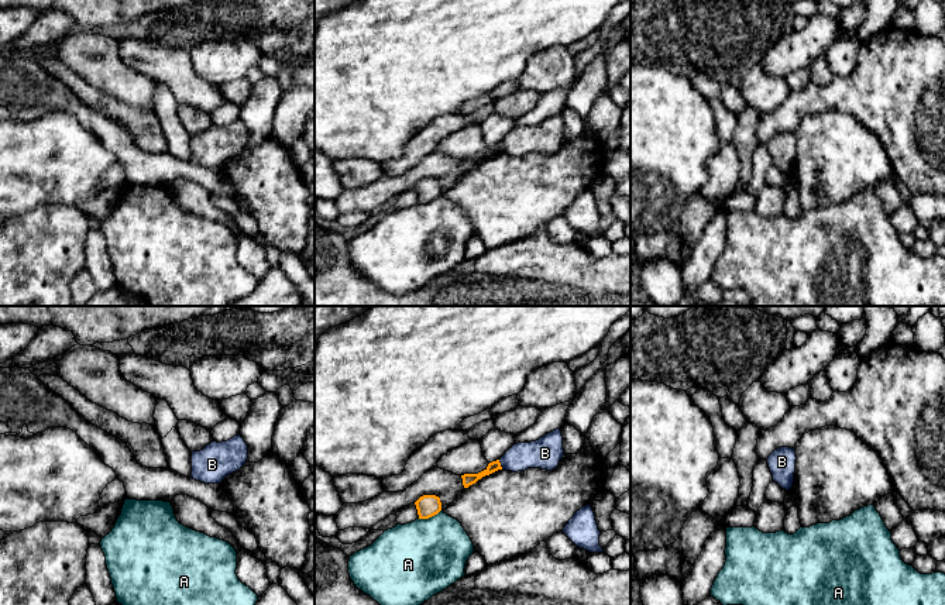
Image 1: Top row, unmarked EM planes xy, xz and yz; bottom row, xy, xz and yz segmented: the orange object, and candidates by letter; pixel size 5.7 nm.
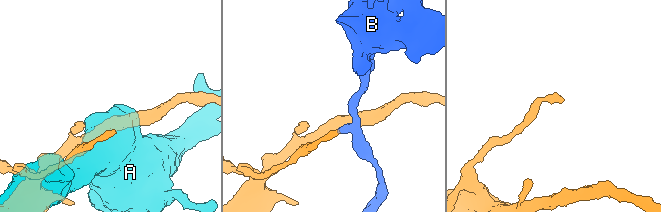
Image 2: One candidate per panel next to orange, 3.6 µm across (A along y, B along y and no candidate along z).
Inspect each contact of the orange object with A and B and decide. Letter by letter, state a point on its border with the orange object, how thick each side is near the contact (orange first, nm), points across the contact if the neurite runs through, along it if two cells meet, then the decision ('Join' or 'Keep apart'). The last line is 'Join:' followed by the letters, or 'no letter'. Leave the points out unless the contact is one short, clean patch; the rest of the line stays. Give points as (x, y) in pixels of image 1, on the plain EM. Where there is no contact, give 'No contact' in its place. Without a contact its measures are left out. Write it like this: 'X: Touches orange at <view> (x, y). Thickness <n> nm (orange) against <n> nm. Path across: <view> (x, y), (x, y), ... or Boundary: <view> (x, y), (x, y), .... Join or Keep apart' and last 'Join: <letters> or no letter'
A: Touches orange at xz (429, 200). Thickness 130 nm (orange) against 440 nm. Keep apart
B: Touches orange at xz (500, 148). Thickness 70 nm (orange) against 160 nm. Boundary: xz (498, 144), (502, 153). Keep apart
Join: no letter

